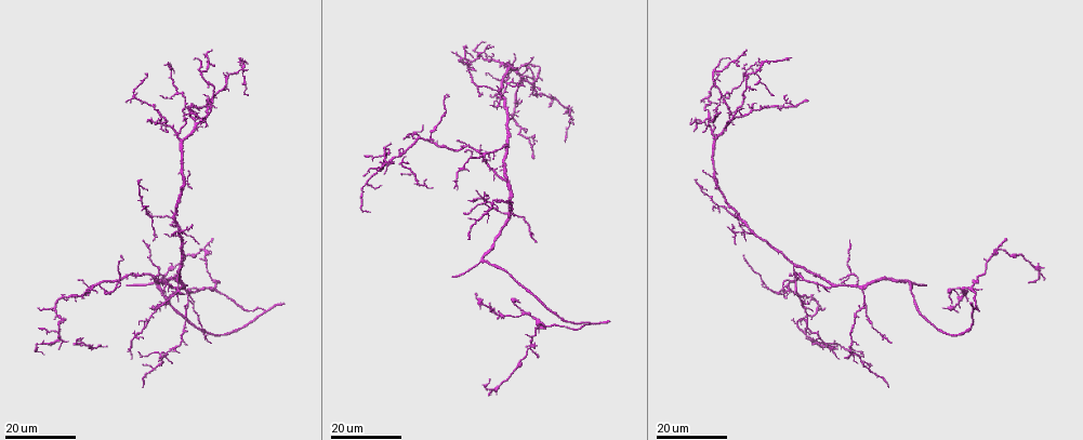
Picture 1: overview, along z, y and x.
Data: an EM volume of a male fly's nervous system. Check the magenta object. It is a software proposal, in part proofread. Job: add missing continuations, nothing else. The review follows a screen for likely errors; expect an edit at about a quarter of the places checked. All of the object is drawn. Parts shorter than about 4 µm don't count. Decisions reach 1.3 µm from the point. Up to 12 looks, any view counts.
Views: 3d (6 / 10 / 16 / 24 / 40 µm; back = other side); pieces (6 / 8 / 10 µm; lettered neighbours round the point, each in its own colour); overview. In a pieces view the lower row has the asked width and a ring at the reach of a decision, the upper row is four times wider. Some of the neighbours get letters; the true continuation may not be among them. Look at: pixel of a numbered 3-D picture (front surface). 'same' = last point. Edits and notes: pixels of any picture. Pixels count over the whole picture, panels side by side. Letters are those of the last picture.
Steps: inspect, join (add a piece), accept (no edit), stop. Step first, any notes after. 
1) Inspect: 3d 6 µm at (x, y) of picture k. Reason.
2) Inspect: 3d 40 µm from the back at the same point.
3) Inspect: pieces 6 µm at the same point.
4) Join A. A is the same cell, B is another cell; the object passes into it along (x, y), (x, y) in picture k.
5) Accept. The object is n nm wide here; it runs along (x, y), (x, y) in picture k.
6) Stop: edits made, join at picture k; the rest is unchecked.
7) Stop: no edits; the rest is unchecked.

Inspect: 3d 16 µm at (182, 121) of picture 1. Branch stops here.

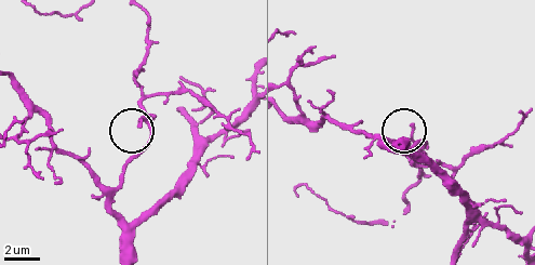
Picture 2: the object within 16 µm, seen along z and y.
Inspect: pieces 10 µm at (142, 125) of picture 2.

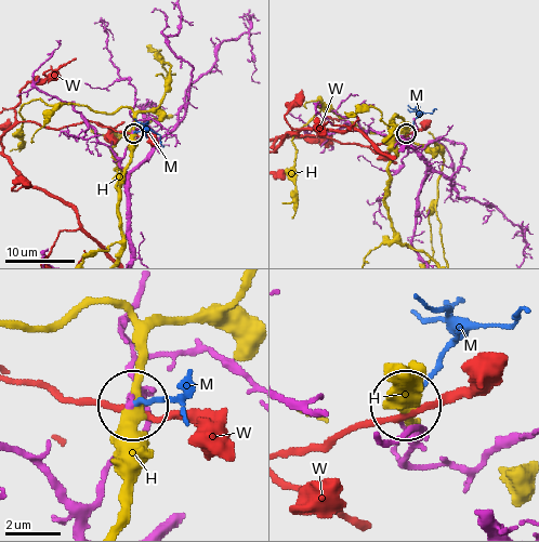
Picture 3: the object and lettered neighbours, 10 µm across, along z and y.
Accept. The object is 160 nm wide here; H, M and W are other cells; none of them fits.

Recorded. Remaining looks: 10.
Inspect: 3d 16 µm at (950, 304) of picture 1. Tapers out.

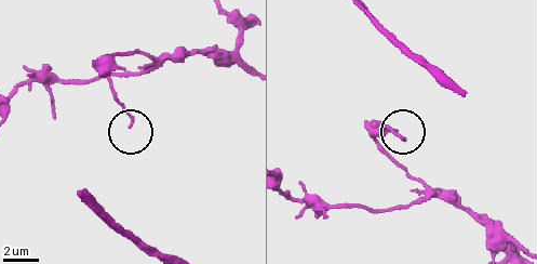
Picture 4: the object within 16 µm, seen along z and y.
Inspect: pieces 8 µm at (401, 138) of picture 4. What lies round it.

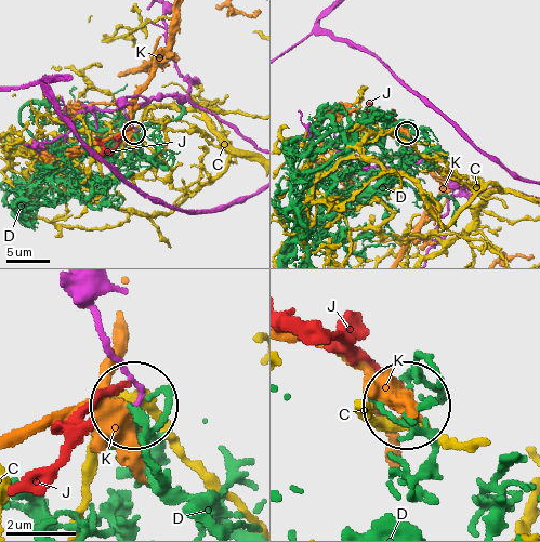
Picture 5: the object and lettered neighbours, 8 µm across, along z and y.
Accept. C, D, J and K are other cells; no lettered piece goes on from it.

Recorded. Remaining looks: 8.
Inspect: 3d 24 µm at (610, 323) of picture 1. An open end.

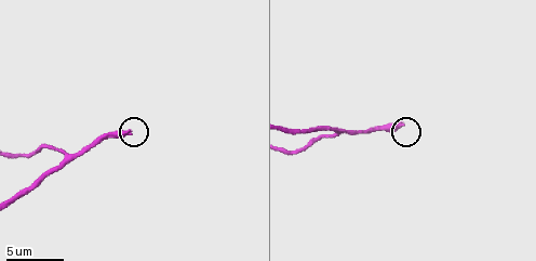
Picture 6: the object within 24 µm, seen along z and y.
Inspect: pieces 6 µm at (402, 126) of picture 6.

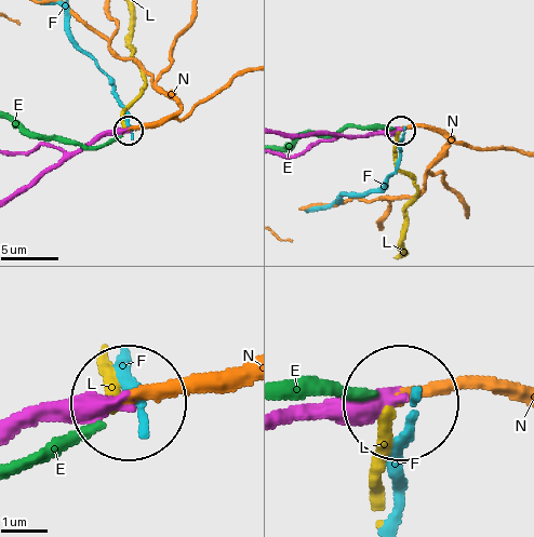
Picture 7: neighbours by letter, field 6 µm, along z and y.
Join N. The object is 320 nm wide here; N is the same cell, E, F and L are other cells; the object passes into it along (282, 419), (515, 385) in picture 7; it goes on there.

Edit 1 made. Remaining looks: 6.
Inspect: 3d 24 µm at (126, 283) of picture 1. Free end.

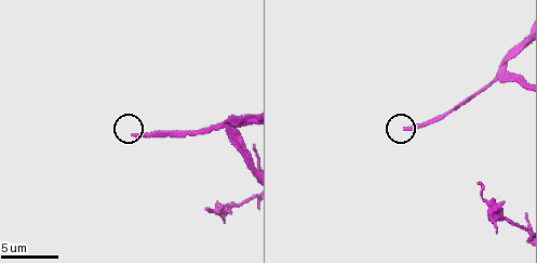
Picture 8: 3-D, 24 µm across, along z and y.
Inspect: pieces 10 µm at (134, 134) of picture 8. What lies round it.

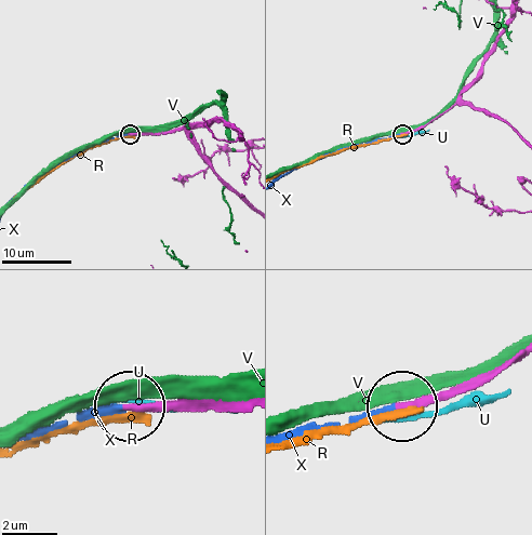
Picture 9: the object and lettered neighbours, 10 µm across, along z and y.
Join X. X is the same cell, R, U and V are other cells; the object passes into it along (419, 126), (345, 146), (295, 168) in picture 9; it goes on there.

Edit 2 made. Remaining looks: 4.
Inspect: overview.

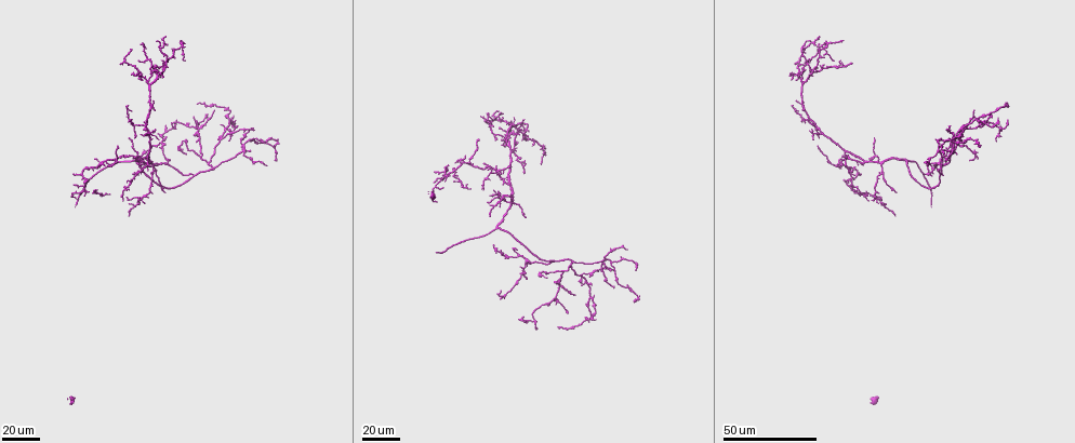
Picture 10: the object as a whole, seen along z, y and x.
Inspect: 3d 40 µm at (852, 63) of picture 10. Free end.

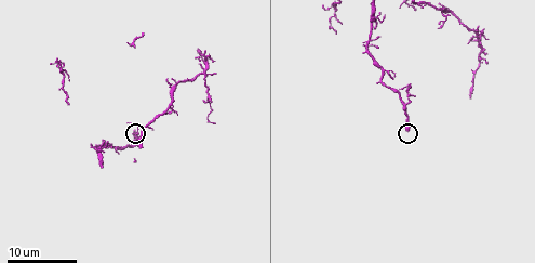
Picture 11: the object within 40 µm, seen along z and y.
Inspect: pieces 10 µm at (408, 130) of picture 11. See the neighbours.

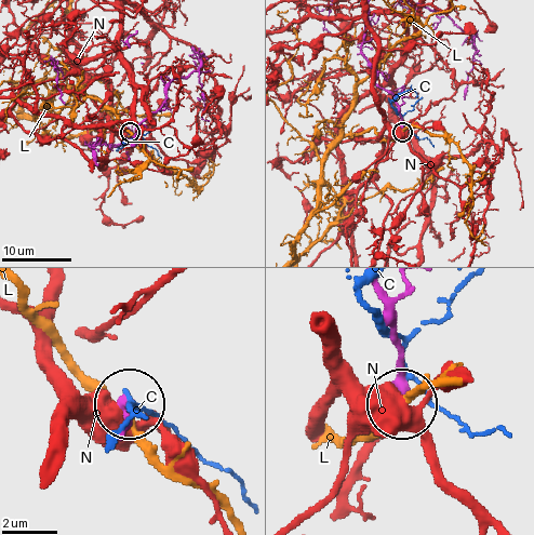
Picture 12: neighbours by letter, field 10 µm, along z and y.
Accept. The object is 430 nm wide here; C, L and N are other cells; no lettered piece goes on from it.

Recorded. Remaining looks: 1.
Stop: edits made, join at picture 7, join at picture 9; the rest is unchecked.

